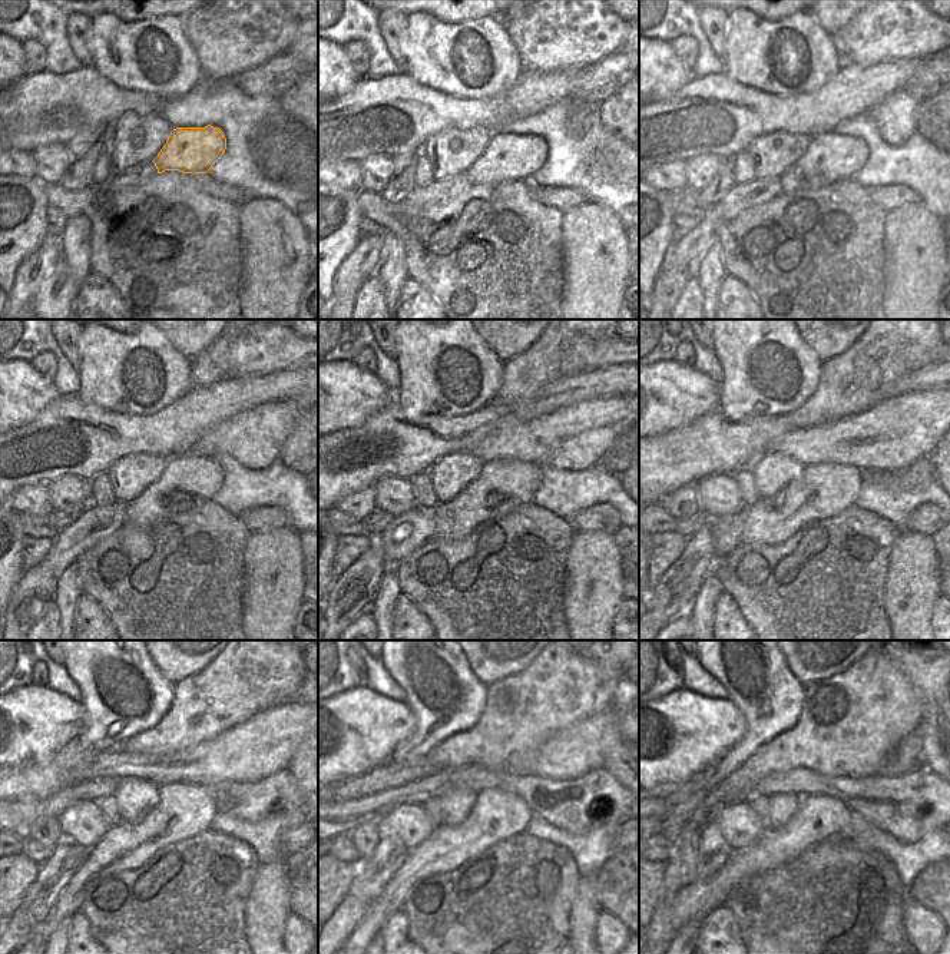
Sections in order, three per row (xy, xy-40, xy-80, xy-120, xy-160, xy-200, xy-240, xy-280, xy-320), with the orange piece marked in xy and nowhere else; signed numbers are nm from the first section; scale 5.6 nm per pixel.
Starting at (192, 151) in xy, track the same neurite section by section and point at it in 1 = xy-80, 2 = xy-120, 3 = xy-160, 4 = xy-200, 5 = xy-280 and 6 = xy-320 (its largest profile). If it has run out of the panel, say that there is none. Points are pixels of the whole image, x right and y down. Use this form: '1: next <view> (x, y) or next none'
1: next xy-80 (828, 158)
2: next xy-120 (188, 479)
3: next xy-160 (502, 486)
4: next xy-200 (826, 489)
5: next xy-280 (497, 815)
6: next xy-320 (818, 817)

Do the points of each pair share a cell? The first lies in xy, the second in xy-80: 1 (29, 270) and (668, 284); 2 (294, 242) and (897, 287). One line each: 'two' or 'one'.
1: two
2: one

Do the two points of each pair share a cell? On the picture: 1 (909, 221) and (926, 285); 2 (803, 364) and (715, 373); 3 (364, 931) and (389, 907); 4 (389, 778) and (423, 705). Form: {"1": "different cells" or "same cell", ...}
{"1": "same cell", "2": "different cells", "3": "same cell", "4": "same cell"}

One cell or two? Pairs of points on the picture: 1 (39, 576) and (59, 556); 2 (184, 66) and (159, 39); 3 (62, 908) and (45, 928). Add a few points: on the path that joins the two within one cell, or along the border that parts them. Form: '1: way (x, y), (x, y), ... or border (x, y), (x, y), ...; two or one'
1: border (39, 563), (58, 579); two
2: way (176, 59), (164, 46); one
3: way (59, 913), (49, 924); one

